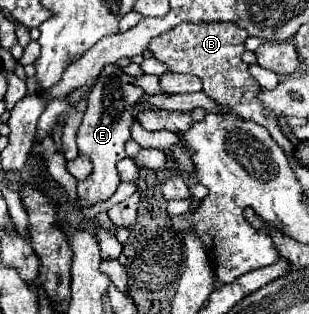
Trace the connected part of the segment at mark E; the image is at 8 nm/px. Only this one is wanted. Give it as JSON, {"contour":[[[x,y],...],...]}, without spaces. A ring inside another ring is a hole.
{"contour":[[[113,64],[107,66],[99,78],[95,88],[89,92],[89,106],[85,112],[85,118],[77,132],[77,146],[83,154],[87,154],[93,160],[93,174],[77,184],[77,204],[79,208],[95,206],[97,202],[109,200],[117,186],[119,186],[119,174],[117,174],[117,162],[125,158],[125,142],[131,136],[131,122],[133,122],[133,110],[137,100],[143,96],[143,90],[133,84],[133,78],[123,74],[123,70]]]}

